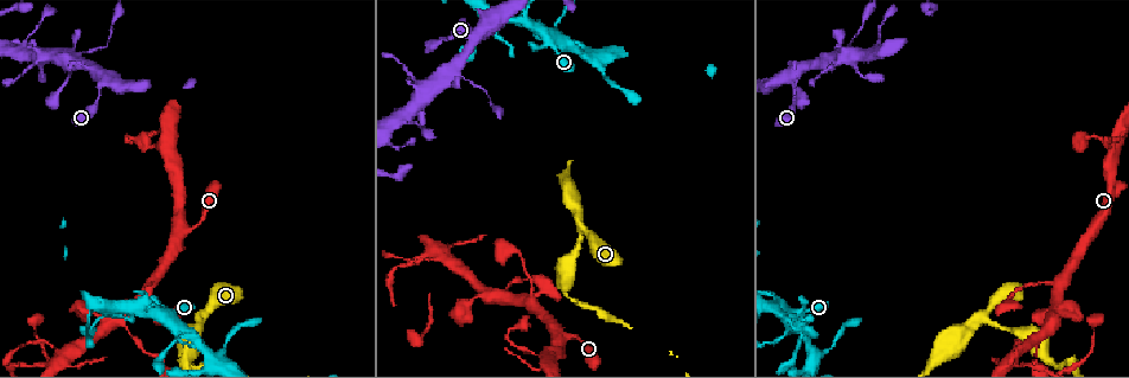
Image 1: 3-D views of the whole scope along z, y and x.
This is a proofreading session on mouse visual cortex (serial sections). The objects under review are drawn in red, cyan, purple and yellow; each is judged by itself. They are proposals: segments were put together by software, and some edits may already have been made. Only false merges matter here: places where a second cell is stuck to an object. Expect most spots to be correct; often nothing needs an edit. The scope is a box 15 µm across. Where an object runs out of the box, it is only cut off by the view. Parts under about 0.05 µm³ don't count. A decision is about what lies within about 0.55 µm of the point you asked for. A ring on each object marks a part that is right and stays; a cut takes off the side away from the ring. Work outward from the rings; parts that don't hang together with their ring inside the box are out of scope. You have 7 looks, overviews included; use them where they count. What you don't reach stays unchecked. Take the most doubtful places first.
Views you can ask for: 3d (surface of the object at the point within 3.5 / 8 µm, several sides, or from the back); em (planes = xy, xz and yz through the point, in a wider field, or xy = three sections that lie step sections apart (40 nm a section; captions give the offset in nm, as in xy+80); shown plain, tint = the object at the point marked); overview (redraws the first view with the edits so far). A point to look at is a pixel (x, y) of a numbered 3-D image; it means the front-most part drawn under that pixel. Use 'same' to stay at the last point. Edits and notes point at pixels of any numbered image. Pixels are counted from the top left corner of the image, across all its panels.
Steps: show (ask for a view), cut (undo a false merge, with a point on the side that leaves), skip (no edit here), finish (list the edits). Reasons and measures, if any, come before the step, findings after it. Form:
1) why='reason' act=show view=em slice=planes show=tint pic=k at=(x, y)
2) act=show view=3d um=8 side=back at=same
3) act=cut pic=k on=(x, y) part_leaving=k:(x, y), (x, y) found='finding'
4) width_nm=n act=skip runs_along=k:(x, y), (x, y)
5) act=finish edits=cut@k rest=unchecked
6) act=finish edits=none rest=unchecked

why='calibre changes' act=show view=3d um=8 pic=1 at=(86, 52)

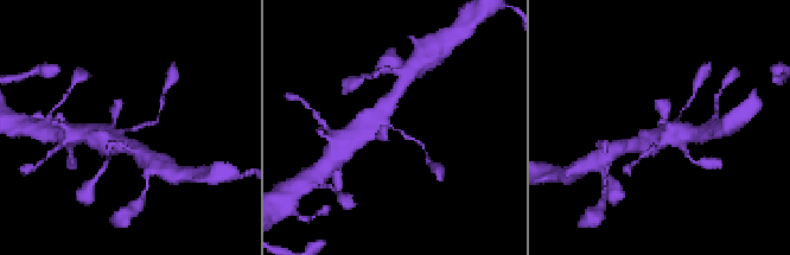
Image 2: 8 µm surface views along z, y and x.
arm_widths_nm=150,400 act=show view=em slice=planes show=tint pic=2 at=(396, 129)

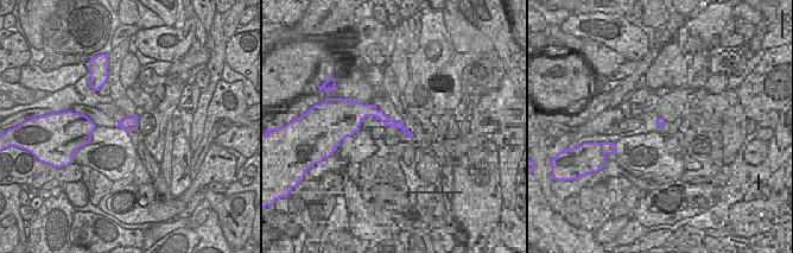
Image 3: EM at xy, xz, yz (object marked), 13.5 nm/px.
act=skip runs_along=2:(380, 108), (375, 114), (386, 125), (422, 147) found='one cell here'

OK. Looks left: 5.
why='sudden change in width' act=show view=3d um=3.5 pic=1 at=(547, 42)

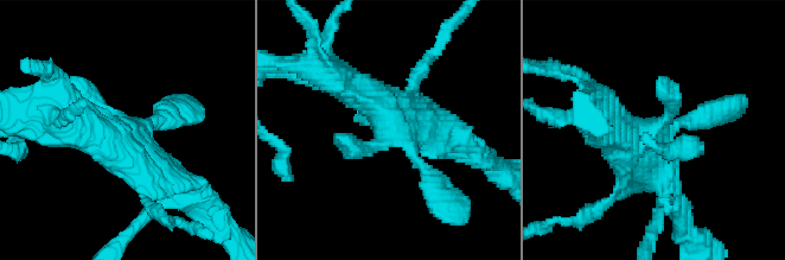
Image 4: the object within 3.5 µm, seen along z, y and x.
why='now the EM' act=show view=em slice=xy step=1 show=tint pic=4 at=(651, 132)

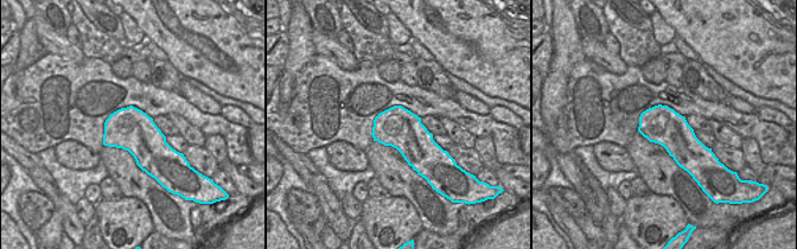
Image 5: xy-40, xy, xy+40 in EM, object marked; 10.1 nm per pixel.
width_nm=420 act=skip runs_along=4:(434, 185), (383, 109), (336, 76) found='one cell here'

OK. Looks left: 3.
why='a fork' act=show view=3d um=8 pic=1 at=(1093, 232)

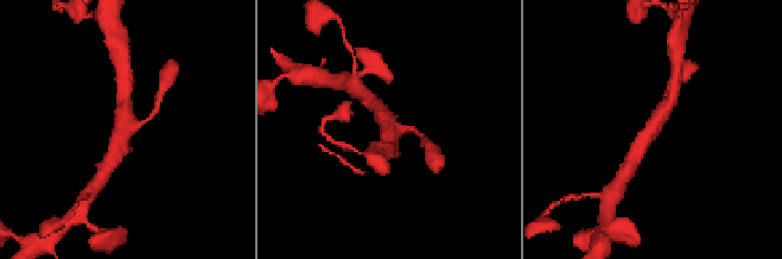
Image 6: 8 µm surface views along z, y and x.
act=show view=3d um=3.5 pic=6 at=(133, 125)

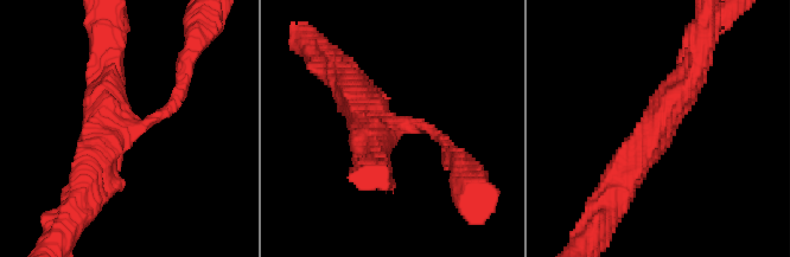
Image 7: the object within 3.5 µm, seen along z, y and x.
arms=3 arm_widths_nm=150,400,450 act=show view=em slice=xy step=2 show=tint pic=7 at=(122, 129)

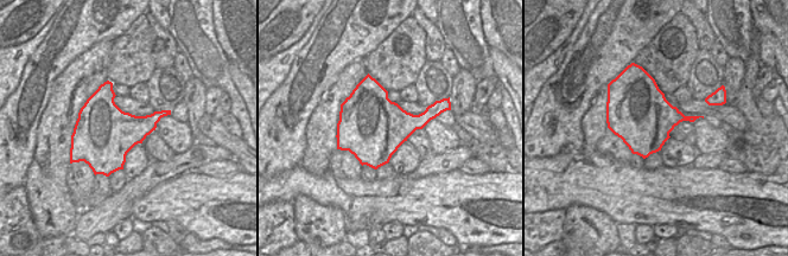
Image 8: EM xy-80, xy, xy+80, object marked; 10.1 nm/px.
width_nm=650 act=skip runs_along=7:(182, 88), (83, 186) found='one cell here'

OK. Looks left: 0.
act=finish edits=none rest=unchecked

